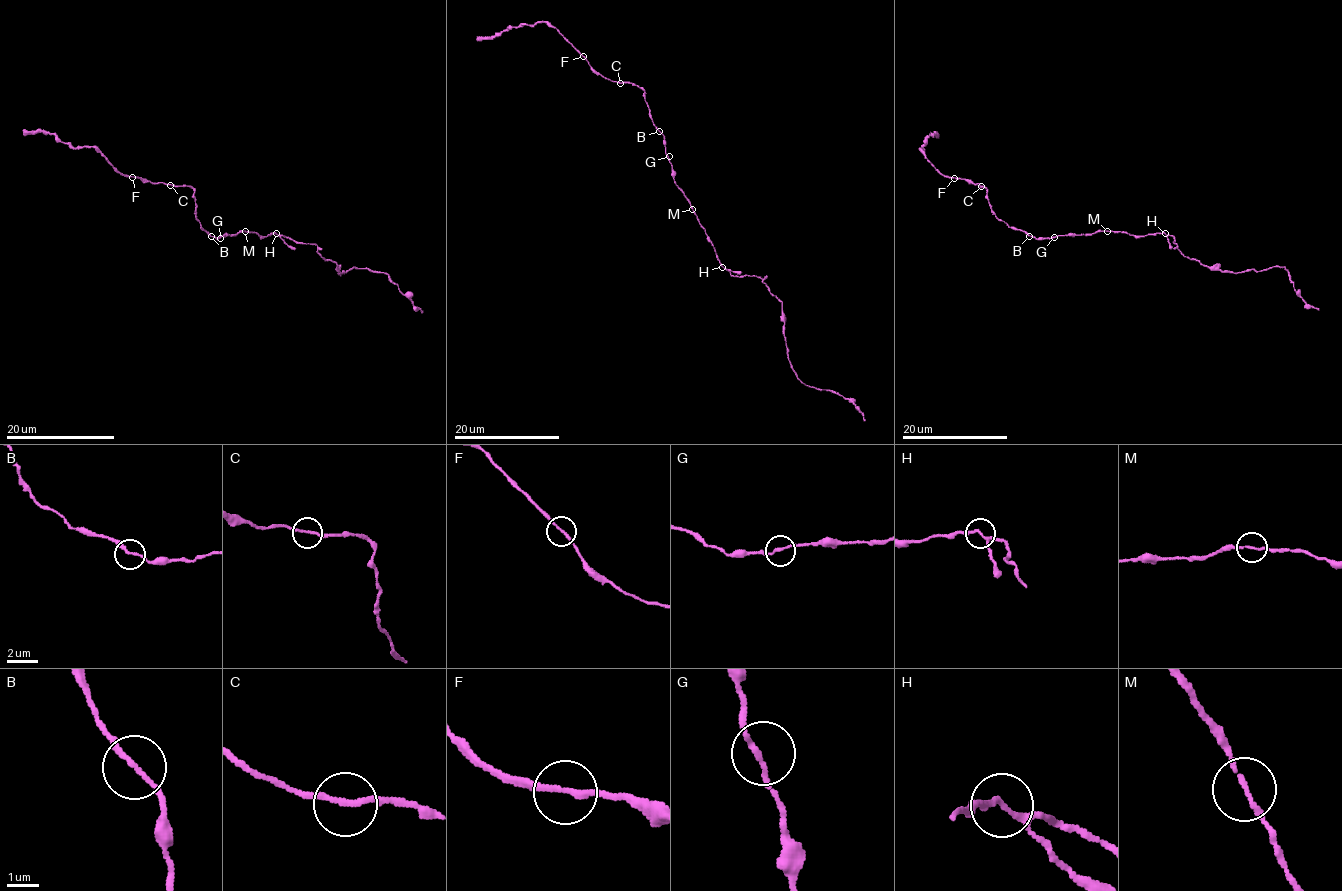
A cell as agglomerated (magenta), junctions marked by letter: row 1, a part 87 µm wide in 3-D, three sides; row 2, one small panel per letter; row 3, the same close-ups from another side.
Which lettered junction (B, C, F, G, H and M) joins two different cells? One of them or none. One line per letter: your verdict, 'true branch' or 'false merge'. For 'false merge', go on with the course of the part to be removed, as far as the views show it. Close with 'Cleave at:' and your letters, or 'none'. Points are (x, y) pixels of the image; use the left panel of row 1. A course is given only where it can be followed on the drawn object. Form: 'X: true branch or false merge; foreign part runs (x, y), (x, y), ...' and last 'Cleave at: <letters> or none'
B: true branch
C: true branch
F: true branch
G: true branch
H: true branch
M: true branch
Cleave at: none

